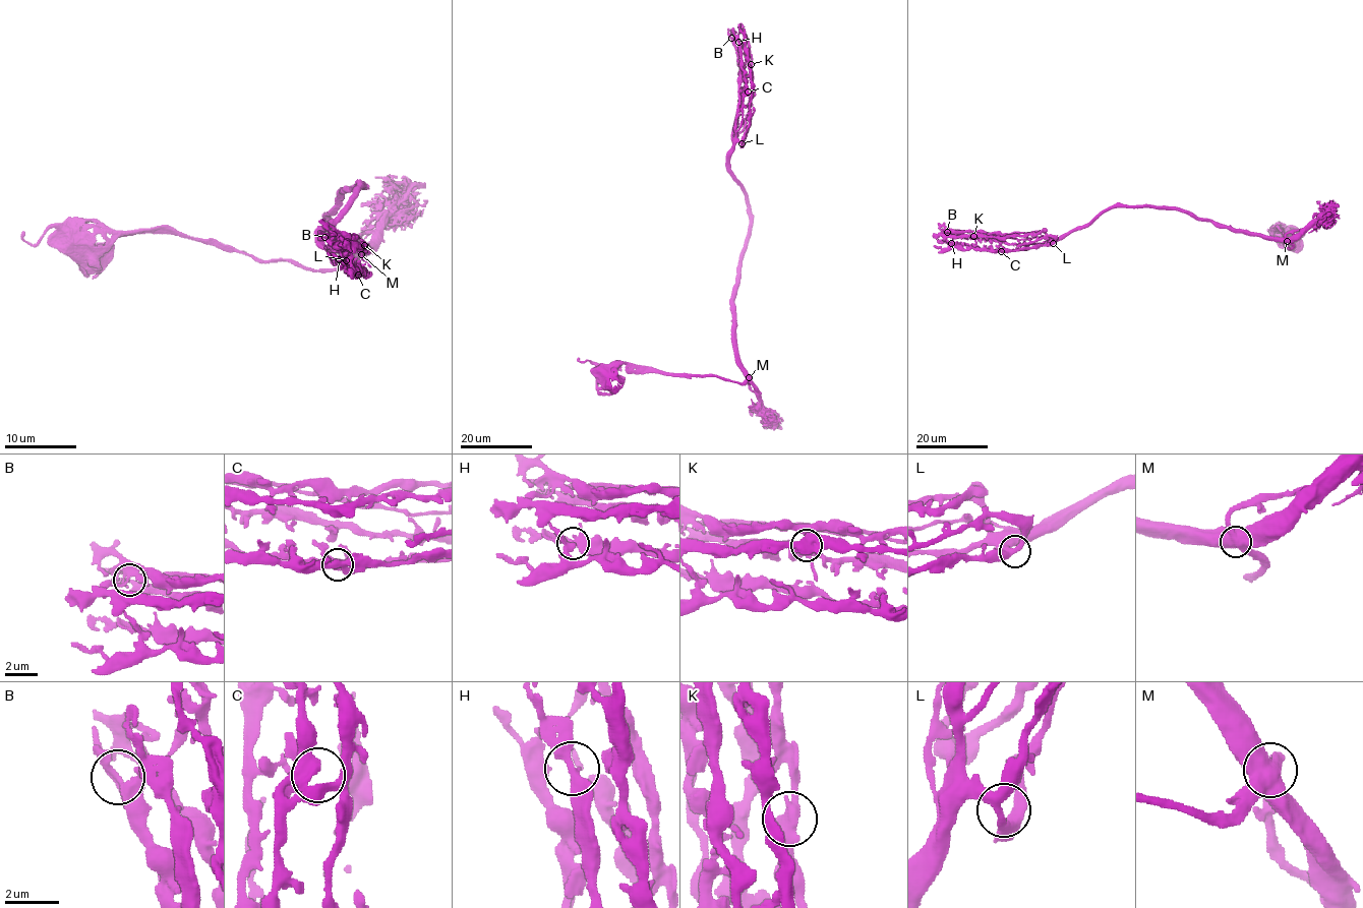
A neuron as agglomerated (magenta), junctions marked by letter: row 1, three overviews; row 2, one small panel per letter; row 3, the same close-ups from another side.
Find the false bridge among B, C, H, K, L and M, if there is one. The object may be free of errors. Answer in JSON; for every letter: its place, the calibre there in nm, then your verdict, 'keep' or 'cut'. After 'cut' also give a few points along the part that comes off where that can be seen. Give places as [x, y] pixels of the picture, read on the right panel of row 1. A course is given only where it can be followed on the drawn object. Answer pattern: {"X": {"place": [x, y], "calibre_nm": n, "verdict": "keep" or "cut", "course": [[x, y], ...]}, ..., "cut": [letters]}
{"B": {"place": [947, 232], "calibre_nm": 240, "verdict": "keep"}, "C": {"place": [1001, 251], "calibre_nm": 380, "verdict": "keep"}, "H": {"place": [951, 243], "calibre_nm": 360, "verdict": "keep"}, "K": {"place": [973, 236], "calibre_nm": 600, "verdict": "keep"}, "L": {"place": [1053, 243], "calibre_nm": 320, "verdict": "keep"}, "M": {"place": [1287, 241], "calibre_nm": 550, "verdict": "keep"}, "cut": []}

